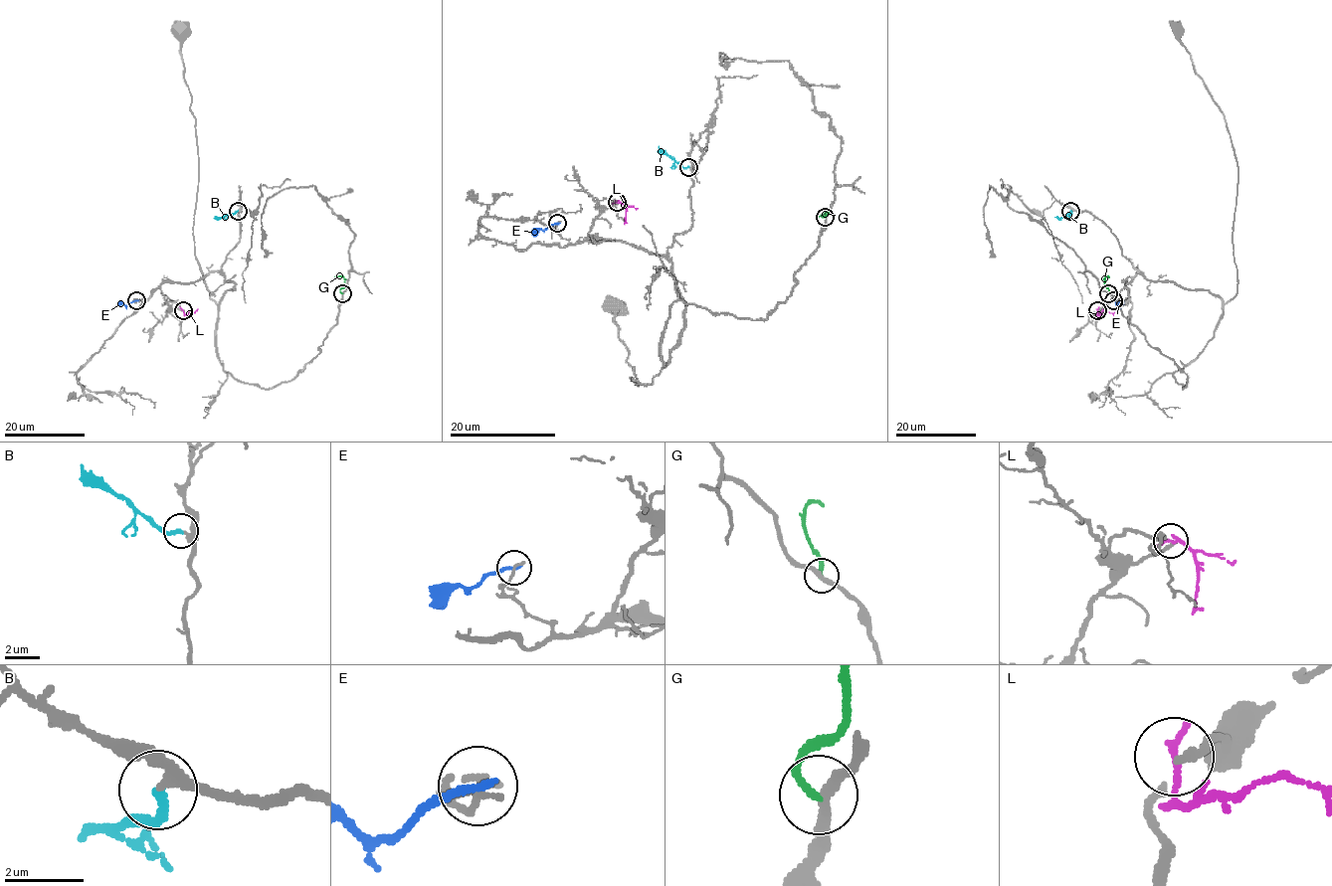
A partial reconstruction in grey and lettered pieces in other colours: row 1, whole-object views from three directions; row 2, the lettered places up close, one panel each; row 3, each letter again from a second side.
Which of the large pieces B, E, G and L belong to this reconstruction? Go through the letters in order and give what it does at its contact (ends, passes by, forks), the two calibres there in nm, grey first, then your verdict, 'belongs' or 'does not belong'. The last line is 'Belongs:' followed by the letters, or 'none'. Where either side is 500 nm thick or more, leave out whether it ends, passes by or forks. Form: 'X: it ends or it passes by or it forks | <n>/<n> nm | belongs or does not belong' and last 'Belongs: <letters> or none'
B: it ends | 240/240 nm | belongs
E: it ends | 160/220 nm | does not belong
G: it ends | 240/200 nm | does not belong
L: it ends | 220/200 nm | does not belong
Belongs: B

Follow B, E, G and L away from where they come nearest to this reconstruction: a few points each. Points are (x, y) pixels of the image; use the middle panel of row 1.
B: (688, 167), (682, 167), (659, 146)
E: (557, 223), (539, 229), (533, 236)
G: (825, 216), (822, 216), (829, 212), (816, 218)
L: (618, 202), (626, 210), (627, 223)

